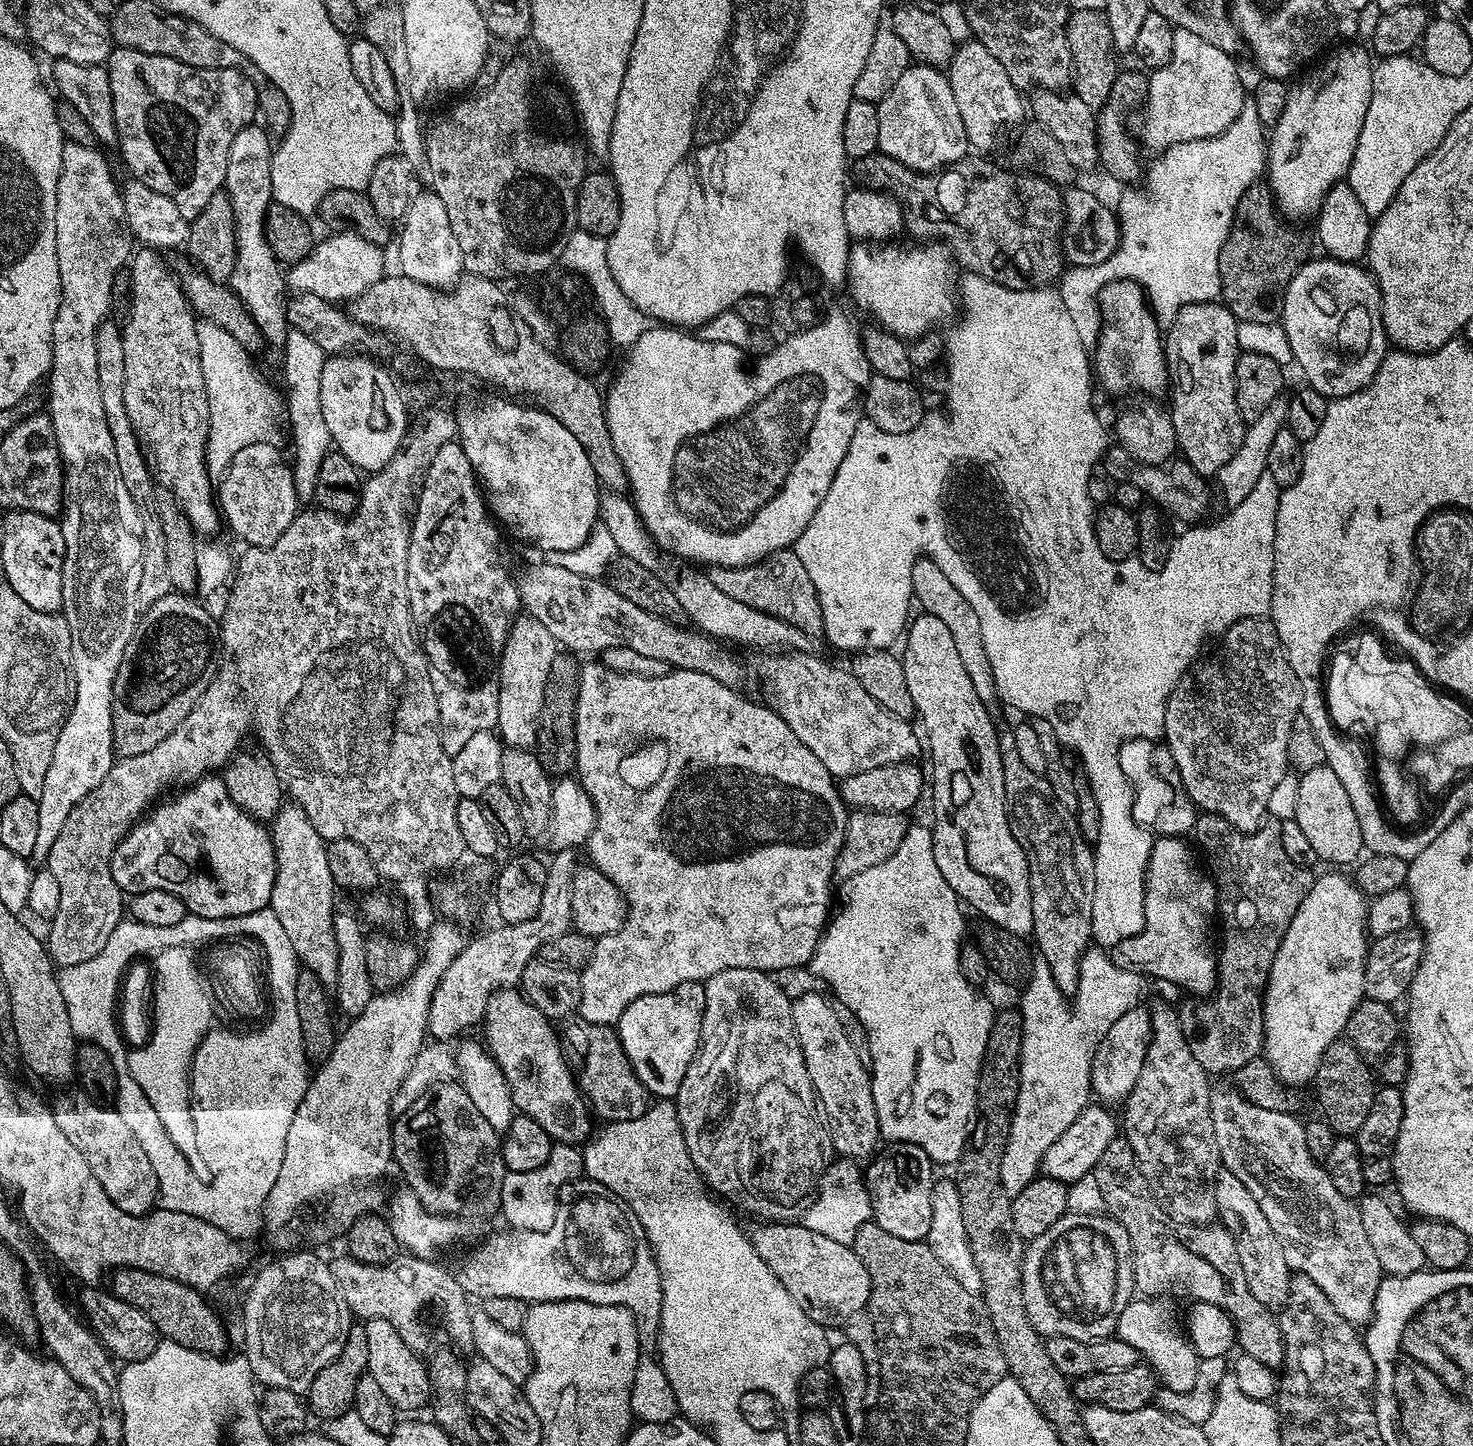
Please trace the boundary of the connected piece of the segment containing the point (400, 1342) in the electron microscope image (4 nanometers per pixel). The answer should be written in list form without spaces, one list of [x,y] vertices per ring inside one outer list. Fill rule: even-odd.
[[[382,1318],[364,1320],[362,1327],[366,1330],[366,1350],[368,1351],[367,1375],[373,1376],[382,1386],[382,1394],[390,1398],[390,1402],[398,1410],[404,1408],[420,1408],[432,1399],[432,1383],[428,1377],[428,1366],[423,1359],[416,1357],[416,1348],[407,1344]]]

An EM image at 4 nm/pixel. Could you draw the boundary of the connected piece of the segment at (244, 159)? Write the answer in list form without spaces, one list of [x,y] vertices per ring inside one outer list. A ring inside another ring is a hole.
[[[259,123],[244,125],[234,142],[230,145],[226,165],[226,176],[223,191],[227,193],[230,206],[233,208],[233,222],[236,226],[237,264],[230,281],[230,287],[236,297],[248,307],[248,313],[260,327],[261,337],[272,344],[283,345],[290,325],[286,307],[286,276],[281,270],[281,261],[276,259],[268,245],[268,235],[264,229],[264,219],[272,198],[272,153],[274,140]]]

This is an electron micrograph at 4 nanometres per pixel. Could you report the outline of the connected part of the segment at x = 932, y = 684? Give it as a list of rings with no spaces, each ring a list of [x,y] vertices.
[[[920,614],[920,617],[915,620],[916,617],[907,625],[906,635],[902,640],[902,645],[904,644],[902,659],[904,661],[904,673],[906,674],[906,687],[910,689],[910,698],[914,698],[914,706],[919,719],[924,719],[924,728],[928,731],[926,748],[932,751],[932,776],[930,772],[932,821],[930,821],[930,827],[932,830],[932,841],[934,842],[934,862],[938,862],[938,870],[942,870],[942,878],[946,878],[946,882],[950,882],[950,886],[955,890],[961,901],[969,909],[972,907],[974,911],[981,912],[985,916],[983,919],[987,923],[996,924],[1002,930],[1010,930],[1010,934],[1015,936],[1031,937],[1034,914],[1032,913],[1032,891],[1028,881],[1028,863],[1022,854],[1022,846],[1018,846],[1018,842],[1010,830],[1010,822],[1006,814],[1006,786],[1002,778],[1000,732],[998,727],[996,728],[995,722],[992,721],[993,713],[982,702],[982,698],[978,698],[977,692],[974,691],[974,682],[970,682],[970,674],[966,674],[966,669],[962,667],[962,661],[958,655],[958,649],[954,647],[954,637],[950,635],[950,629],[939,618],[934,618],[927,614]]]

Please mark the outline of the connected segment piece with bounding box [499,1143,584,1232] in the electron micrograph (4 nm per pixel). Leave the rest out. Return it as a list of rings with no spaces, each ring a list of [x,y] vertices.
[[[553,1143],[550,1158],[538,1170],[525,1172],[505,1171],[500,1195],[499,1211],[509,1220],[512,1228],[522,1230],[550,1230],[554,1226],[558,1197],[565,1184],[577,1179],[583,1173],[584,1161],[579,1147],[570,1144]]]

